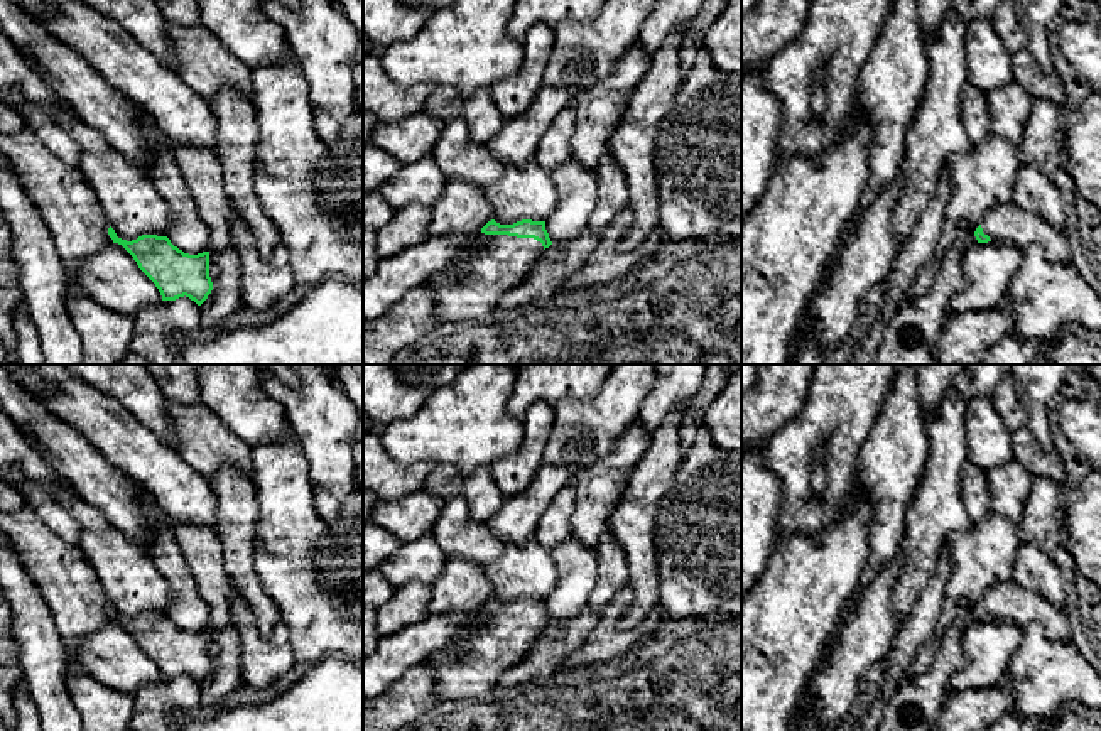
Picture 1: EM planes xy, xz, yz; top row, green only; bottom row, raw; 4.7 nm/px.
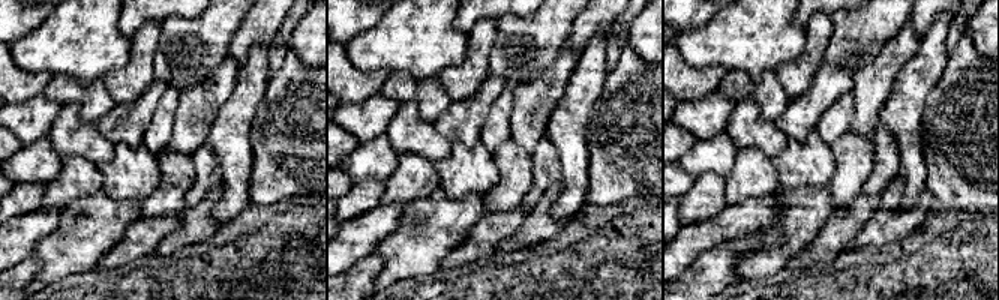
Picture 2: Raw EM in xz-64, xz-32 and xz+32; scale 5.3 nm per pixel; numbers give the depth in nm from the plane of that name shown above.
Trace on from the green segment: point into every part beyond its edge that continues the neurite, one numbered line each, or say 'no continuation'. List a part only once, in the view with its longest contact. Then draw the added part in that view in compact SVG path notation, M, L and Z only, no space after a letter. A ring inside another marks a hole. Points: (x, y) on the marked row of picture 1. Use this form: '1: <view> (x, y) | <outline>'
1: xz (470, 289) | M478 235L447 270L426 282L436 297L432 326L490 316L498 299L530 273L542 252L534 238Z

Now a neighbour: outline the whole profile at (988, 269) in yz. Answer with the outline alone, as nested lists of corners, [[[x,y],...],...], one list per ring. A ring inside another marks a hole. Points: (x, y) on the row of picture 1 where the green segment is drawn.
[[[976,243],[966,250],[963,284],[949,301],[947,314],[991,309],[1003,301],[1018,273],[1023,252],[1008,243]]]

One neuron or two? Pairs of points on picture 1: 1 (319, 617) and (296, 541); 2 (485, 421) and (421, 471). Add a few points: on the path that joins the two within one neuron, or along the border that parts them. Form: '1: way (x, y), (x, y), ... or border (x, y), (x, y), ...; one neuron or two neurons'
1: way (303, 598), (296, 588), (296, 559); one neuron
2: border (392, 458), (404, 465), (436, 465); two neurons

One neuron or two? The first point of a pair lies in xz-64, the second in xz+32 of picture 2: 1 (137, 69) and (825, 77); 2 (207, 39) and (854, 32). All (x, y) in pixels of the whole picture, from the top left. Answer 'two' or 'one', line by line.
1: two
2: one

